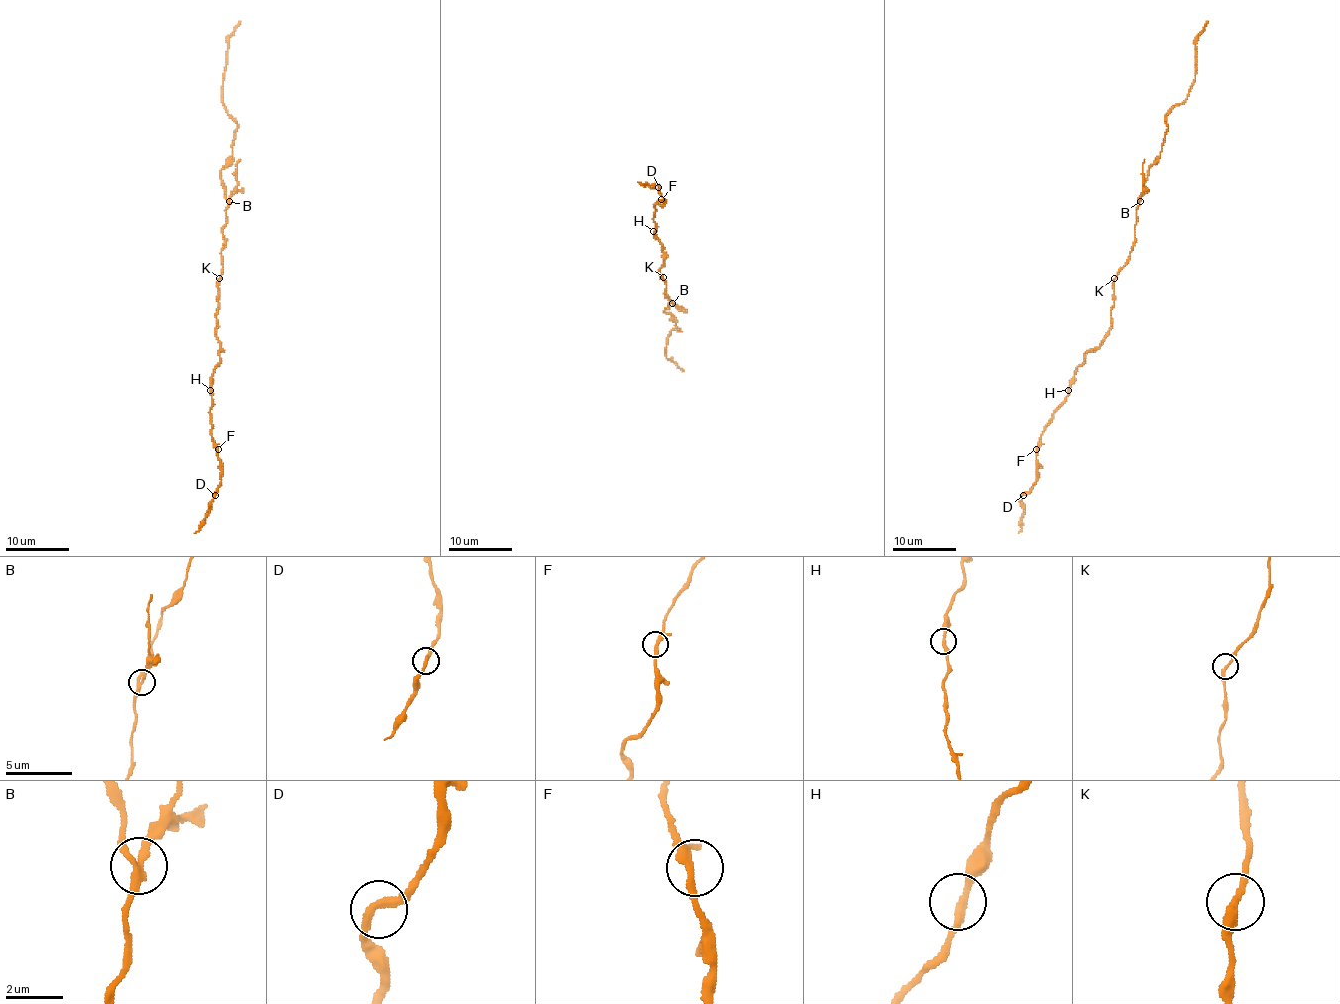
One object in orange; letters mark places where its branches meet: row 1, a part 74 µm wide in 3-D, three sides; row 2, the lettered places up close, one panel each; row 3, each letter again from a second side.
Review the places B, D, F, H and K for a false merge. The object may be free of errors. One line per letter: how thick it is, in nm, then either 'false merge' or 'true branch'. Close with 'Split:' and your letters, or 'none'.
B: 220 nm thick; false merge
D: 280 nm thick; true branch
F: 280 nm thick; true branch
H: 240 nm thick; true branch
K: 260 nm thick; true branch
Split: B

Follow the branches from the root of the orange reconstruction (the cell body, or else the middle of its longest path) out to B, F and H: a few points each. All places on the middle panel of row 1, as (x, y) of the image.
B: (663, 279), (666, 298), (672, 303)
F: (663, 279), (660, 274), (663, 245), (655, 238), (653, 220), (655, 204), (661, 199)
H: (663, 279), (660, 274), (663, 245), (653, 231)

